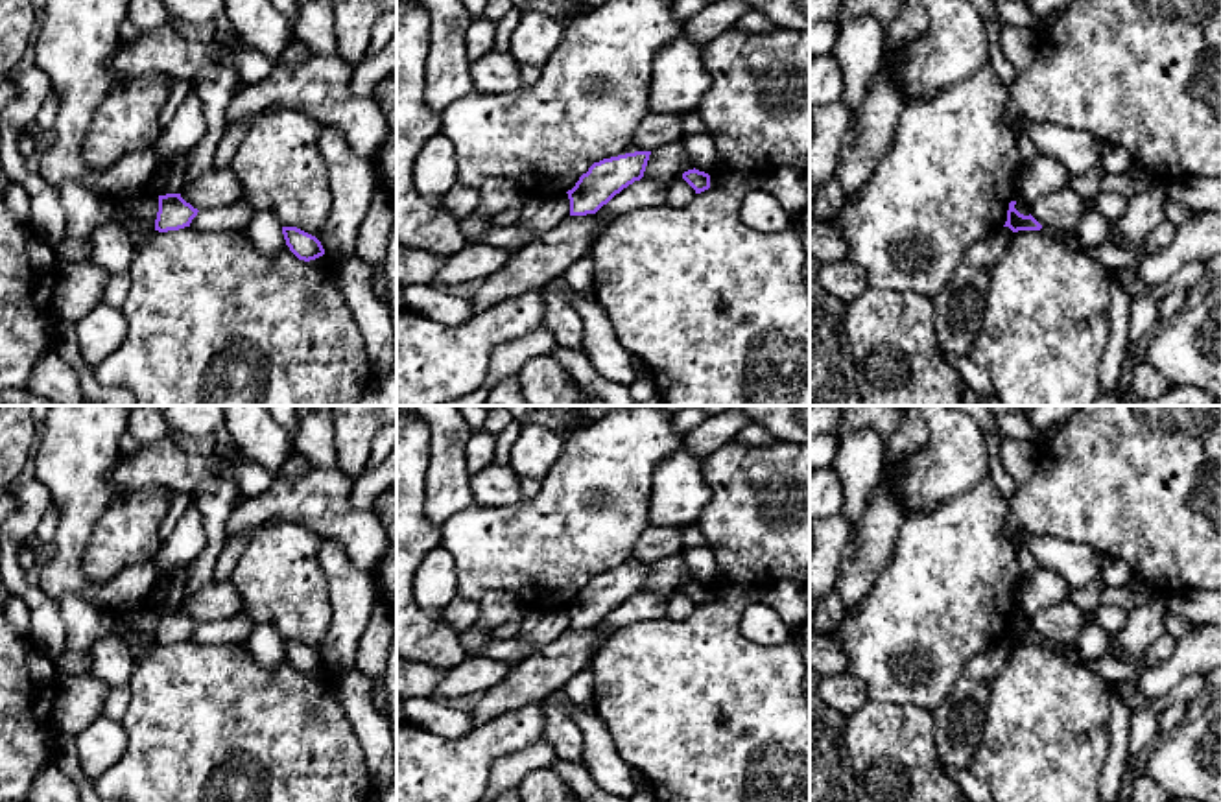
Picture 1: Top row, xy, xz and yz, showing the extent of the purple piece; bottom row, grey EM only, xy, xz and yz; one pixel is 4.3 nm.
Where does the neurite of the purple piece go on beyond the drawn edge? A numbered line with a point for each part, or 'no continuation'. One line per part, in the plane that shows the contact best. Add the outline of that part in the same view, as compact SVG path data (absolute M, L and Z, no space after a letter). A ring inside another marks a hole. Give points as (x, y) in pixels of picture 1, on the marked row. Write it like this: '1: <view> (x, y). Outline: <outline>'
no continuation

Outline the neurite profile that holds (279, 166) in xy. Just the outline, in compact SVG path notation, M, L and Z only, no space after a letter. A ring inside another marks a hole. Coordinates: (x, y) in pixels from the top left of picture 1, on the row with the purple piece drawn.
M273 109L256 120L238 146L231 170L242 186L242 197L253 212L273 212L282 227L297 227L319 236L332 208L328 166L319 151L321 125L299 111Z

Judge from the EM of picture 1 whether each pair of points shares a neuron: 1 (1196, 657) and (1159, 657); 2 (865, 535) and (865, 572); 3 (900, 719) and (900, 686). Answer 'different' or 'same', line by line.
1: different
2: same
3: different

